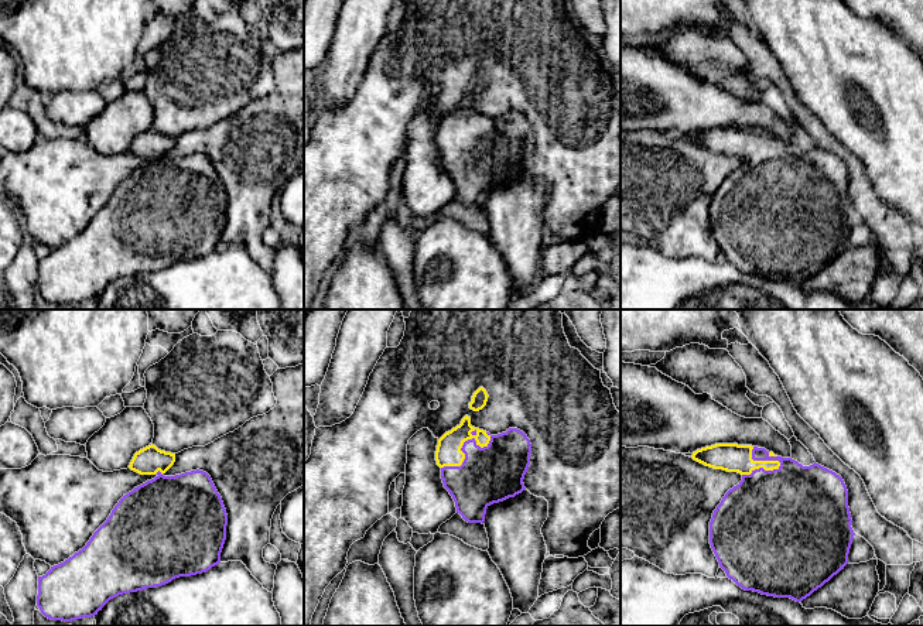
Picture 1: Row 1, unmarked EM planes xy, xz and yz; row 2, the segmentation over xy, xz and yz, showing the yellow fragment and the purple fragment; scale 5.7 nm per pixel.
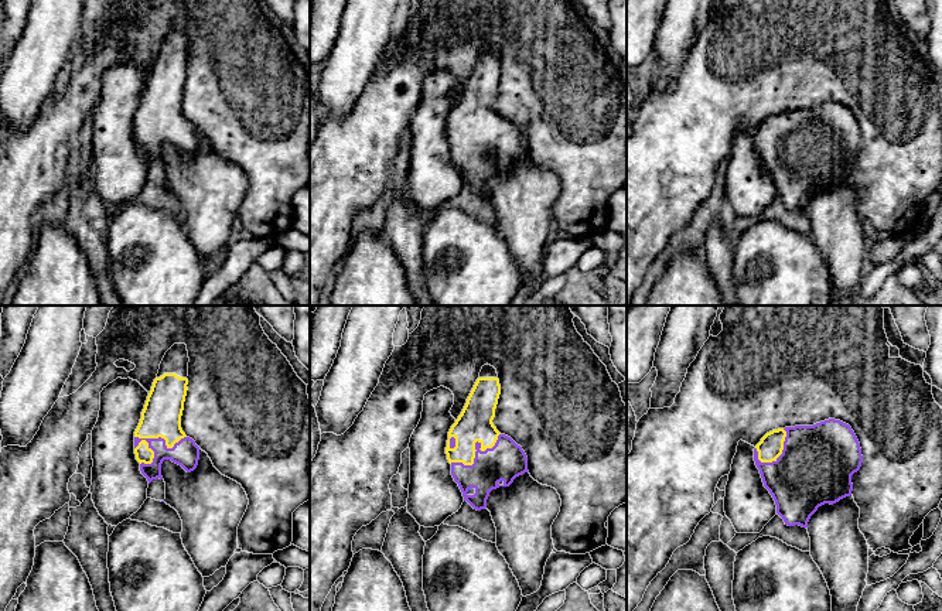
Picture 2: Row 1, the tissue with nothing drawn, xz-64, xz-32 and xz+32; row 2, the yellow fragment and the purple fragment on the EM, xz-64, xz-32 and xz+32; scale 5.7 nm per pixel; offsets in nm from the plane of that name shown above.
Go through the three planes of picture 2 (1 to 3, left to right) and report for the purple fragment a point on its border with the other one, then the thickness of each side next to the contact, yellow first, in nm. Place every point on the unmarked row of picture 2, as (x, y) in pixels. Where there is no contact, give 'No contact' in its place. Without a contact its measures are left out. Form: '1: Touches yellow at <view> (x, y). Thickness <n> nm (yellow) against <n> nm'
1: Touches yellow at xz-64 (150, 120). Thickness 220 nm (yellow) against 160 nm
2: Touches yellow at xz-32 (474, 137). Thickness 200 nm (yellow) against 220 nm
3: Touches yellow at xz+32 (781, 135). Thickness 140 nm (yellow) against 420 nm

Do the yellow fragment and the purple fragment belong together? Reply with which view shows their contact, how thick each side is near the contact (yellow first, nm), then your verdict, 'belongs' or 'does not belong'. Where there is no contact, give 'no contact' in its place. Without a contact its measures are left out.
xz | 150/320 nm | belongs

